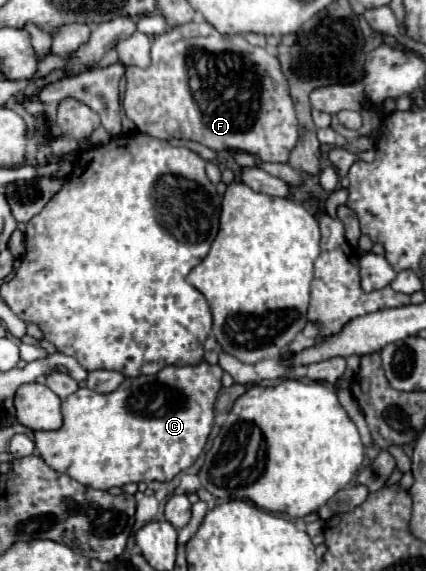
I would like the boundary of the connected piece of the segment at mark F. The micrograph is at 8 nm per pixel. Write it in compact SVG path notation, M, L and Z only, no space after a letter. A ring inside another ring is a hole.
M188 22L188 24L182 24L182 26L176 26L176 28L172 28L170 32L166 32L166 34L160 34L160 36L156 36L156 40L154 40L154 44L152 44L152 64L148 66L148 68L136 68L136 66L128 66L126 68L126 94L124 94L124 102L122 102L122 106L124 106L124 110L126 110L126 116L136 124L136 128L140 130L140 132L144 132L144 134L150 134L150 136L156 136L156 138L164 138L164 140L172 140L172 138L176 138L176 140L196 140L196 142L200 142L200 144L204 144L204 146L208 146L208 148L212 148L212 150L216 150L216 152L220 152L220 150L232 150L232 152L248 152L248 154L254 154L254 156L258 156L262 162L288 162L288 154L290 154L290 150L296 146L296 142L298 142L298 122L296 122L296 114L294 114L294 104L292 104L292 98L290 98L290 92L288 92L288 80L284 80L284 74L280 72L280 62L278 62L278 58L276 56L272 56L272 54L268 54L268 50L266 48L260 48L260 46L252 46L252 44L248 44L246 40L244 40L244 36L226 36L226 34L218 34L208 22L202 22L202 24L196 24L196 22ZM234 54L240 54L242 58L244 58L244 64L242 66L234 66ZM190 70L204 70L204 72L214 72L216 74L216 92L212 92L214 90L214 84L212 84L212 80L210 80L210 76L206 74L206 76L202 76L202 88L200 88L200 92L208 92L208 100L196 100L194 96L194 92L198 92L198 88L196 90L192 90L190 88Z

